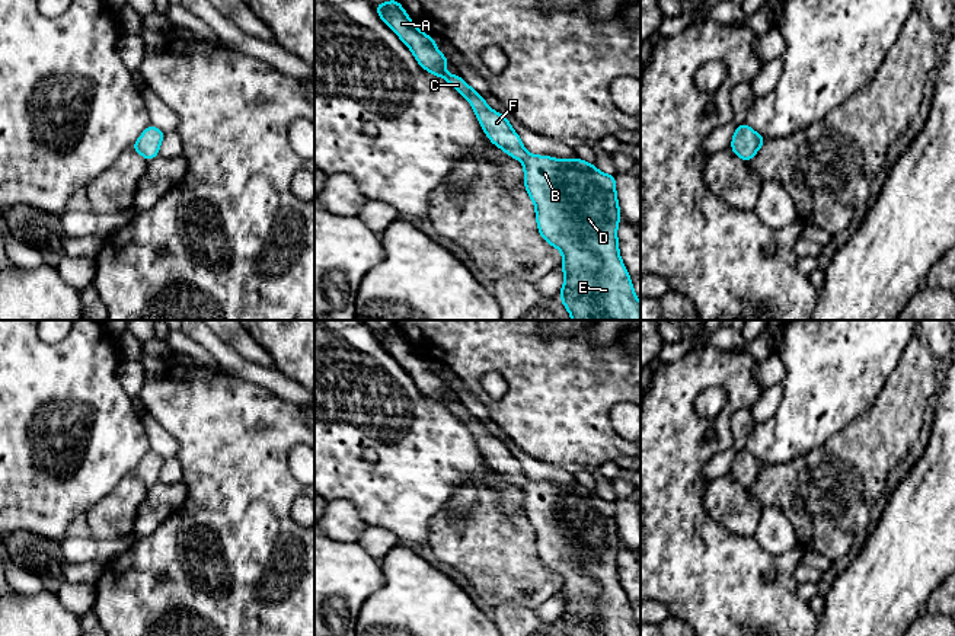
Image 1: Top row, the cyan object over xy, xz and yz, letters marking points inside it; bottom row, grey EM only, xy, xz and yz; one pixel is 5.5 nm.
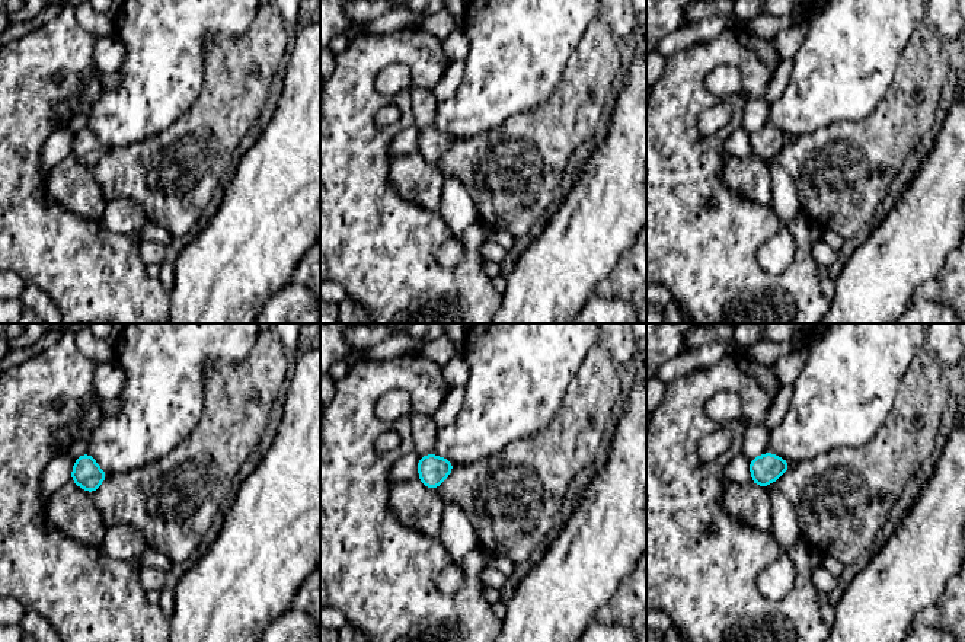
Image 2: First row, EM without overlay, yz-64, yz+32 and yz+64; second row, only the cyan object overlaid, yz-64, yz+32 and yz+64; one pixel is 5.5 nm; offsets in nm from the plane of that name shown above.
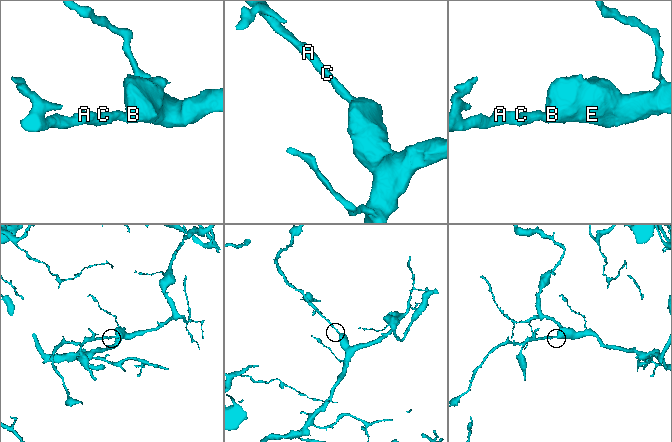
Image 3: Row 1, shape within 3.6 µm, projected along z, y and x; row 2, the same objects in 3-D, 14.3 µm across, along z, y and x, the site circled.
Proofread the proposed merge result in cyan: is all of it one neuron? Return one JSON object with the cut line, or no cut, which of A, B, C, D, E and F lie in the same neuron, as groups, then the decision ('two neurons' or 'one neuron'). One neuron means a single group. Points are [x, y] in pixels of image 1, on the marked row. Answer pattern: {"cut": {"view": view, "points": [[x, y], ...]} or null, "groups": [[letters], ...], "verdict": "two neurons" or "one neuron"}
{"cut": null, "groups": [["A", "B", "C", "D", "E", "F"]], "verdict": "one neuron"}

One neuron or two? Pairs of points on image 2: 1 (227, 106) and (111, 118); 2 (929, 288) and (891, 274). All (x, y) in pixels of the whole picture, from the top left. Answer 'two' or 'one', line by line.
1: two
2: two

